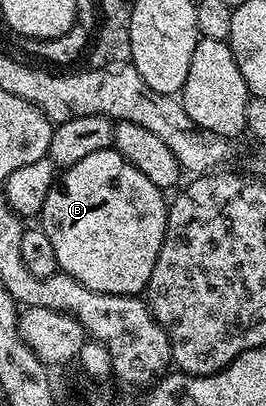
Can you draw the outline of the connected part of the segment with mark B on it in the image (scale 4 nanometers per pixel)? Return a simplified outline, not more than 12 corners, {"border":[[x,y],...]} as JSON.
{"border":[[119,151],[55,178],[40,226],[73,282],[141,296],[168,199]]}

